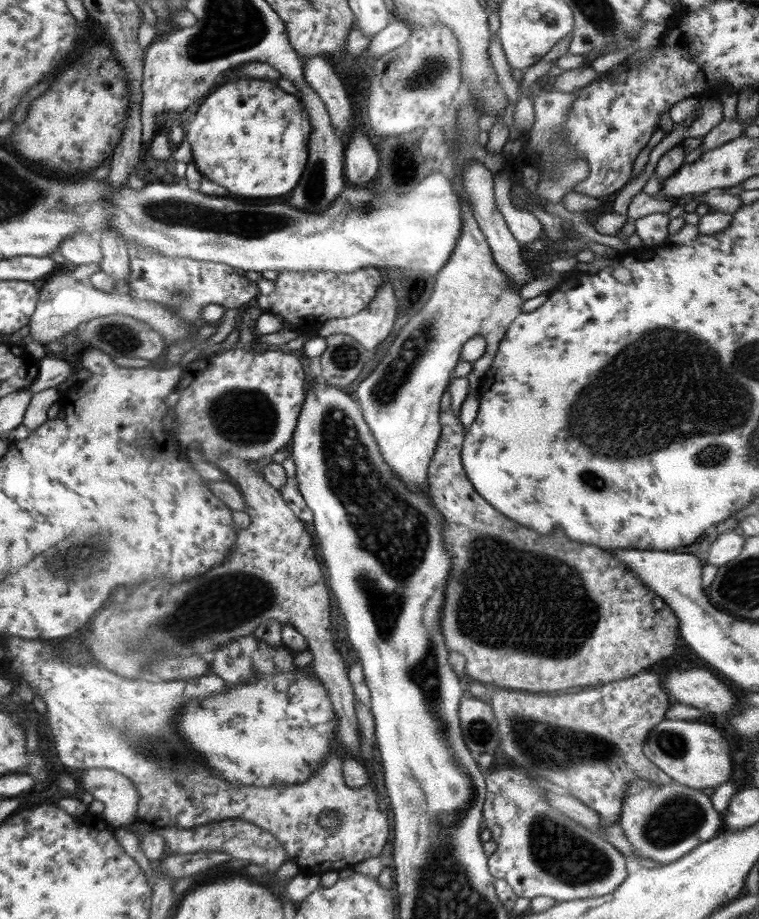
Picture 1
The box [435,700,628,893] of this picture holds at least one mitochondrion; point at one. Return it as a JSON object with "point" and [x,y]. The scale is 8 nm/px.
{"point":[571,858]}

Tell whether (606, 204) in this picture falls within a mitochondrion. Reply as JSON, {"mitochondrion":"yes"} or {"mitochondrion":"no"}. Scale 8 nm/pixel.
{"mitochondrion":"no"}

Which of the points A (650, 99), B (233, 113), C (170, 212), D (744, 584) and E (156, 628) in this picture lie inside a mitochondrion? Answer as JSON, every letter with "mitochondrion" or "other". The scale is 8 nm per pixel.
{"A":"other","B":"other","C":"mitochondrion","D":"mitochondrion","E":"mitochondrion"}

